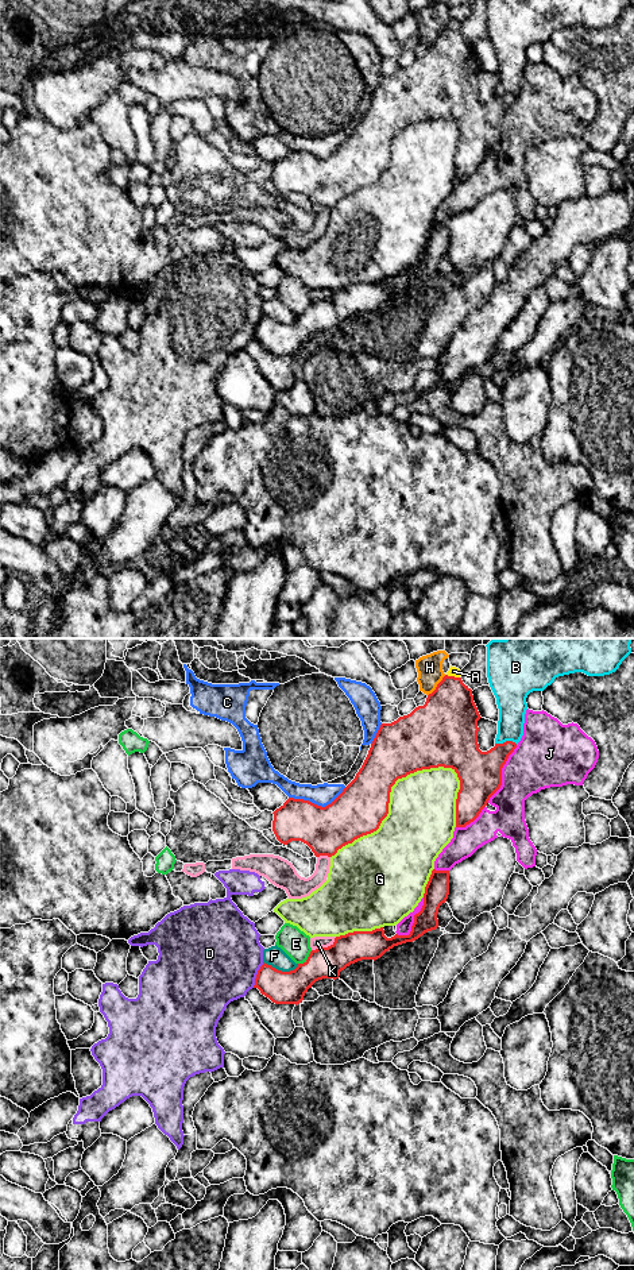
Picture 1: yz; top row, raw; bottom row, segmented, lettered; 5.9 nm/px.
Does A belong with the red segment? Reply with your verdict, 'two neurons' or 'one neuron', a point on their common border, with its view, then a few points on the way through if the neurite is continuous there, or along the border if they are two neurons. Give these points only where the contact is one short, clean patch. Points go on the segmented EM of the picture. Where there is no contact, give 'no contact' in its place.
two neurons; meets red in yz at (453, 676)

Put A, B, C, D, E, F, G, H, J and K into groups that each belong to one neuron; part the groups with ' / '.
A / B / C / D / E / F / G / H / J K

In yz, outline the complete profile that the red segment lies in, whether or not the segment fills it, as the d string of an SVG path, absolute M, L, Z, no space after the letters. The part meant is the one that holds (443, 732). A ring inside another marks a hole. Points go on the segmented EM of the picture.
M445 675L428 695L424 706L391 723L380 725L355 779L330 804L321 807L309 800L289 798L277 808L272 812L272 831L277 839L283 845L301 841L316 857L332 857L343 846L379 829L388 814L391 787L398 779L438 767L452 768L457 773L460 790L456 799L456 827L465 827L479 817L490 798L500 788L502 768L517 748L515 742L506 741L482 752L478 744L480 718L472 690L461 678Z

